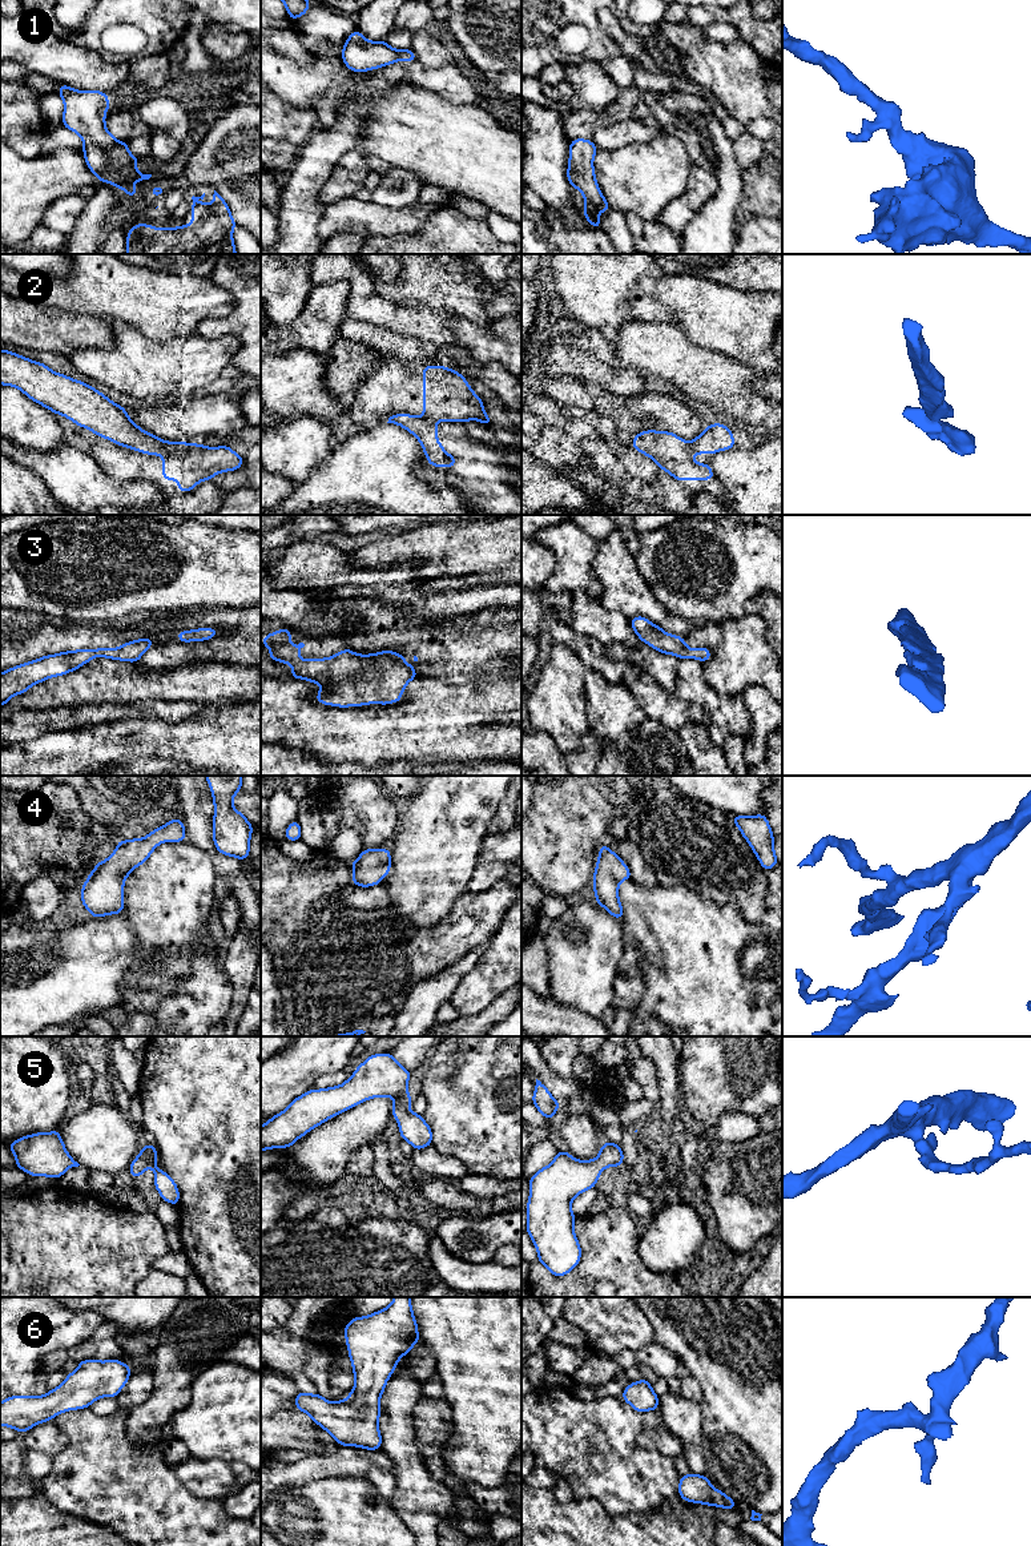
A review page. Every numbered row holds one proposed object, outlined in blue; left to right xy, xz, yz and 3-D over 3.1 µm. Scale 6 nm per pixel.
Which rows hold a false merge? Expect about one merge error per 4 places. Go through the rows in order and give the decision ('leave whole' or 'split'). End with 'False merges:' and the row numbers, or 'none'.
1: leave whole
2: split
3: leave whole
4: leave whole
5: leave whole
6: leave whole
False merges: 2

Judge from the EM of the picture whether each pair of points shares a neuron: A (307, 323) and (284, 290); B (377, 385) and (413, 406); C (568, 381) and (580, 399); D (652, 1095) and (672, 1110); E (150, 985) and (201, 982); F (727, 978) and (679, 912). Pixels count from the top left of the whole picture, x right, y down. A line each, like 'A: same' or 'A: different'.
A: different
B: same
C: same
D: different
E: different
F: same

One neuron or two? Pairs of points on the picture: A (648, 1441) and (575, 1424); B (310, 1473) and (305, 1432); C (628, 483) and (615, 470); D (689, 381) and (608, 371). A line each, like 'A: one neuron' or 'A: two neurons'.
A: two neurons
B: two neurons
C: one neuron
D: two neurons

